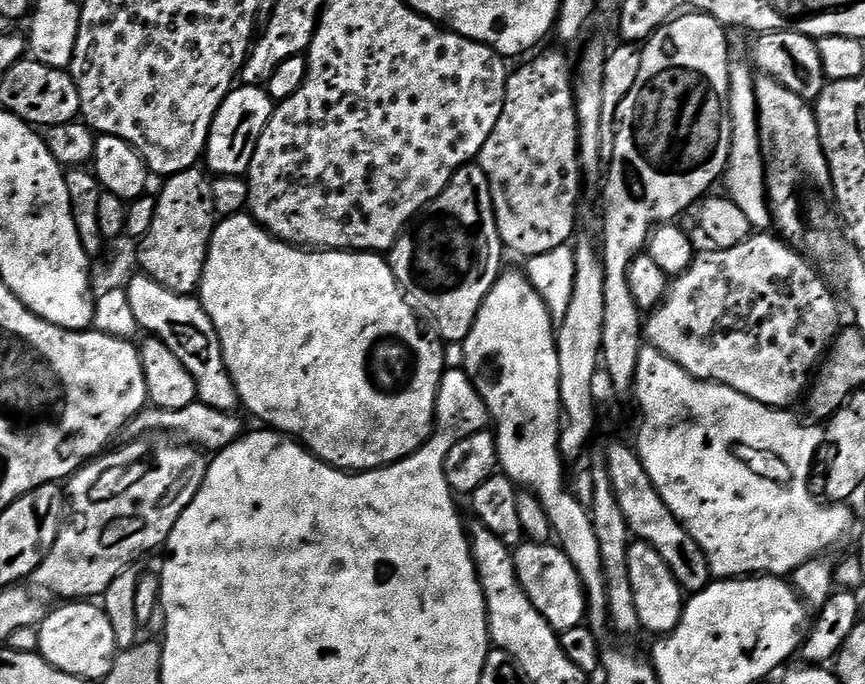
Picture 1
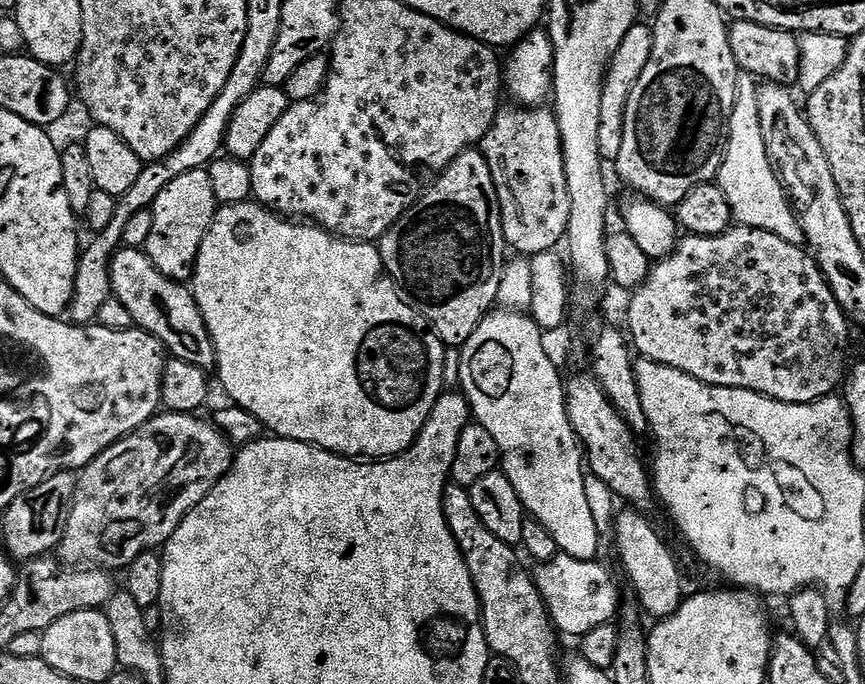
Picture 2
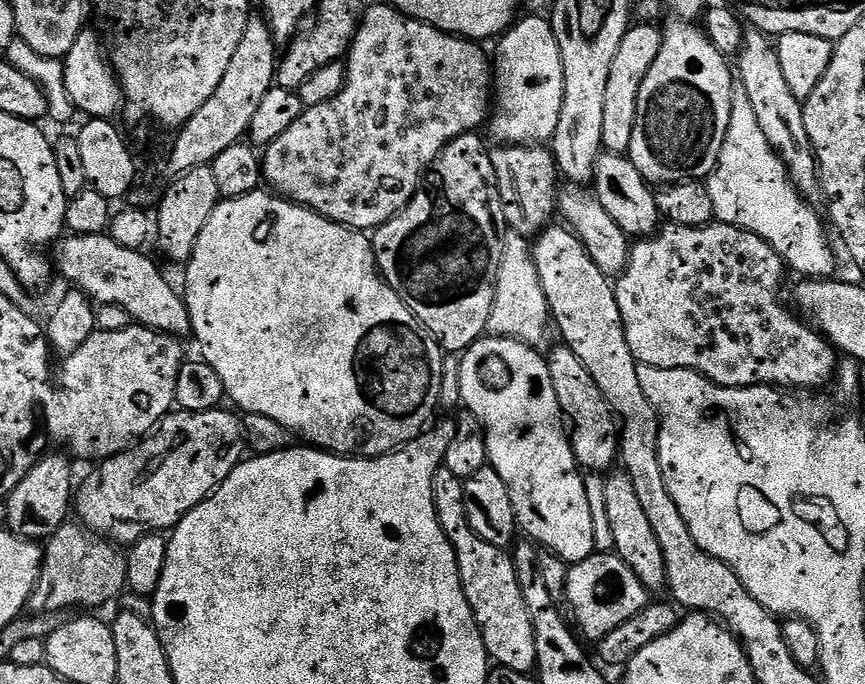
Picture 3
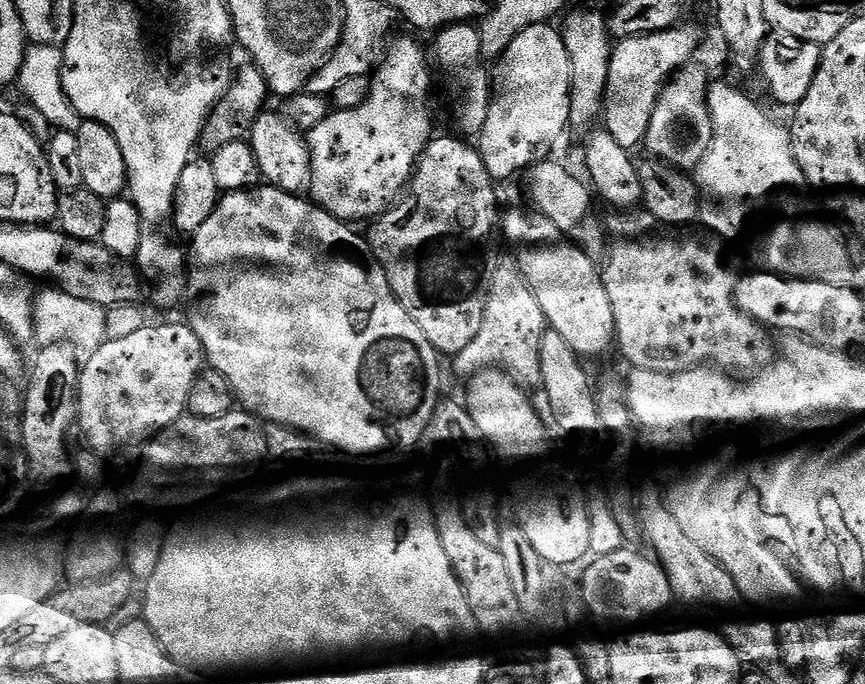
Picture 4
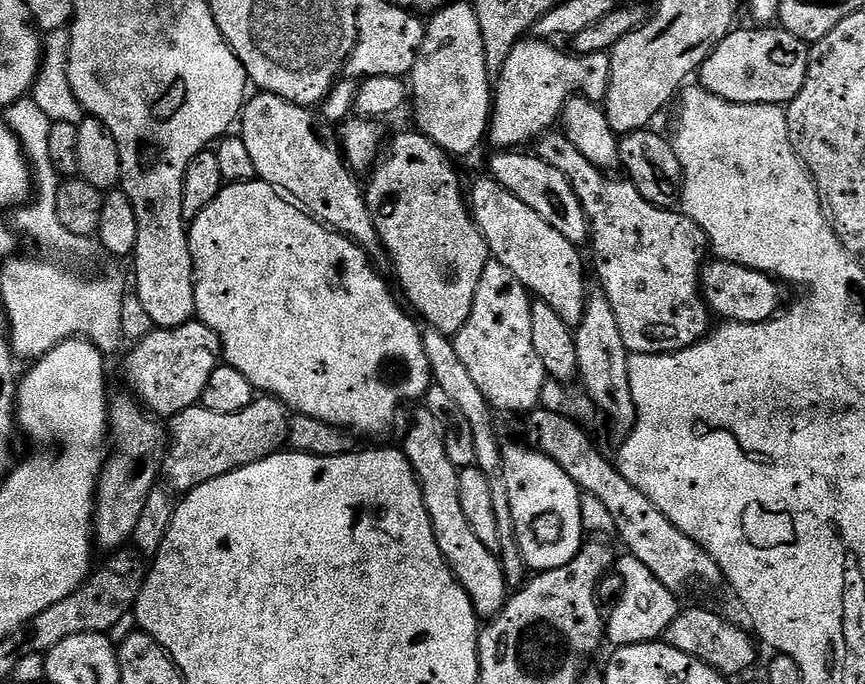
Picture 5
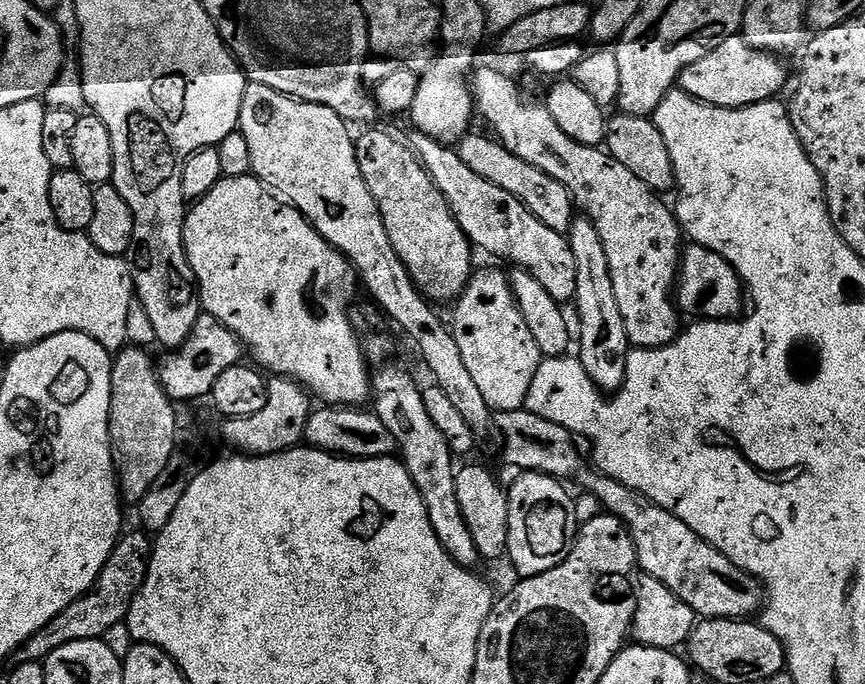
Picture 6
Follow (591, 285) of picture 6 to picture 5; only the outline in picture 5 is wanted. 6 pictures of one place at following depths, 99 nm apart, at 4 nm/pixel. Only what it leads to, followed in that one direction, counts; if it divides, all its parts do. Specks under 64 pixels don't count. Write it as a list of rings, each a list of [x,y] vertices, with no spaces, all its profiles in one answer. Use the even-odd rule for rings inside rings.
[[[600,286],[589,287],[584,313],[580,323],[575,325],[574,335],[578,350],[579,383],[584,383],[589,398],[596,403],[597,410],[612,423],[617,437],[623,438],[636,424],[636,407],[630,394],[630,353],[622,342],[618,321],[614,319],[614,310],[610,310],[610,298],[606,298]]]

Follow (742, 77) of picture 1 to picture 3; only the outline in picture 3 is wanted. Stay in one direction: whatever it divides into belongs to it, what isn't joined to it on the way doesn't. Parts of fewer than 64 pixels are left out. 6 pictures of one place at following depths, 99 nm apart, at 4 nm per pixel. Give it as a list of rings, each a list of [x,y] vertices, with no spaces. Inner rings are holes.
[[[739,86],[732,89],[732,121],[726,134],[726,142],[722,146],[720,161],[716,164],[716,171],[707,177],[706,183],[710,190],[710,198],[714,202],[715,219],[722,224],[739,225],[740,208],[748,213],[742,220],[743,227],[749,232],[757,232],[761,238],[768,240],[770,246],[780,256],[783,256],[787,267],[792,268],[804,278],[824,278],[836,268],[836,260],[832,257],[832,248],[824,237],[824,228],[816,217],[811,203],[801,193],[796,191],[796,185],[788,179],[788,172],[780,161],[778,153],[766,142],[766,134],[762,134],[762,126],[758,126],[758,117],[750,106],[750,98],[746,98],[746,90]]]

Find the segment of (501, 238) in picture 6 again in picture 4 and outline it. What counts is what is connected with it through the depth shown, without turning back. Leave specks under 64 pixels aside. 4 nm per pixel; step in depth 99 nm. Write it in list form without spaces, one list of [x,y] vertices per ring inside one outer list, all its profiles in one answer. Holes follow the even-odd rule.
[[[514,208],[508,212],[506,210],[501,217],[502,236],[504,232],[510,243],[520,247],[514,257],[515,267],[538,300],[547,327],[562,334],[577,356],[587,358],[602,355],[608,347],[613,347],[616,327],[614,310],[606,295],[604,278],[597,261],[564,236],[562,230],[558,230],[558,226],[544,215],[529,212]]]

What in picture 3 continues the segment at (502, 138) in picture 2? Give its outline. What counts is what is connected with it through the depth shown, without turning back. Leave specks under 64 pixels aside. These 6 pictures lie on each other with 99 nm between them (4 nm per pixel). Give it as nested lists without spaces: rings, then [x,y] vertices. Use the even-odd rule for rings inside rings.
[[[509,144],[491,149],[494,174],[498,178],[498,190],[504,207],[504,222],[509,229],[527,238],[535,238],[553,223],[552,215],[558,212],[558,169],[556,157],[547,147],[534,144]]]

